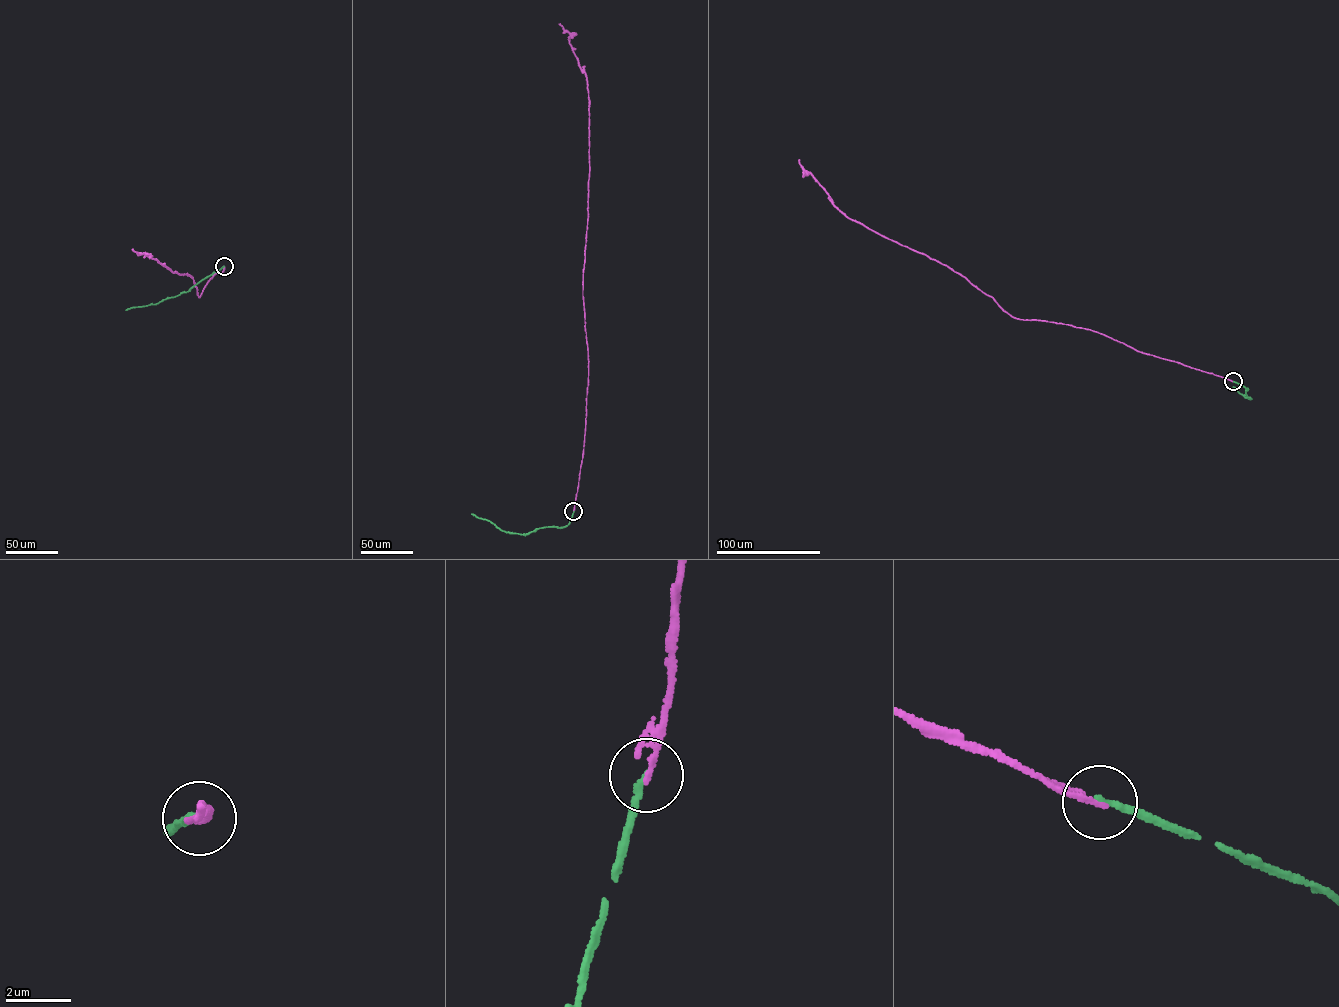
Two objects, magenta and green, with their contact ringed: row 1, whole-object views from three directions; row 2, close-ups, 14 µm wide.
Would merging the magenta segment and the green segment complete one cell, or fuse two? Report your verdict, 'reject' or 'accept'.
reject

